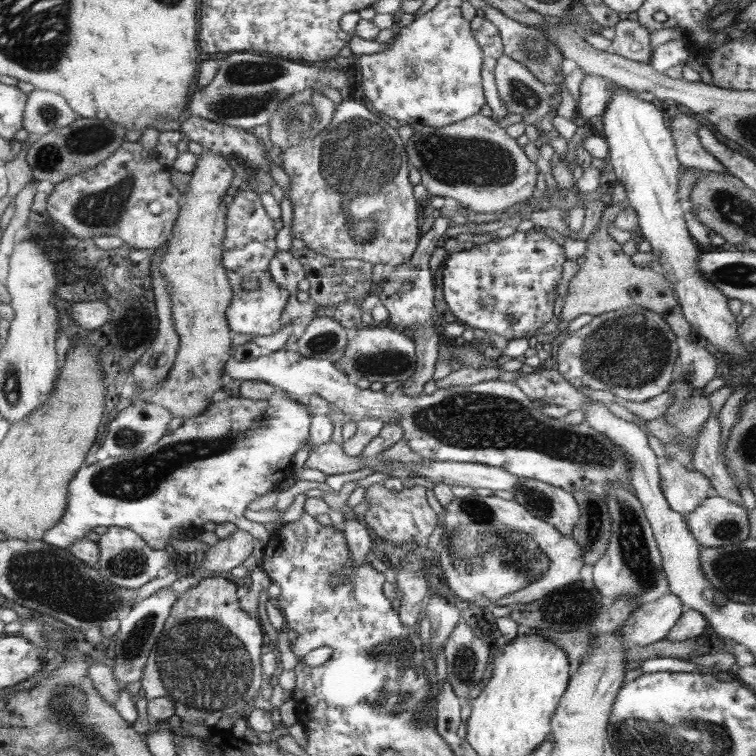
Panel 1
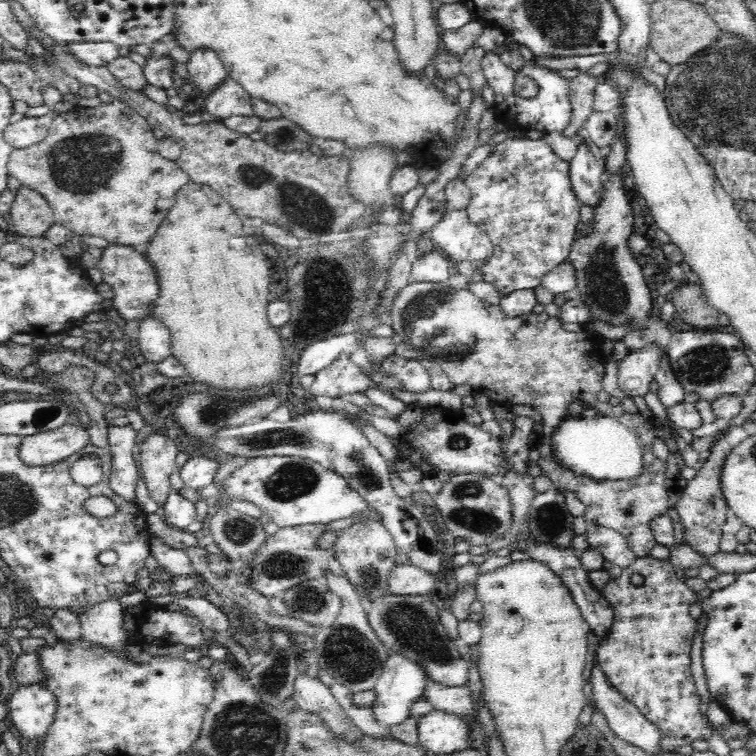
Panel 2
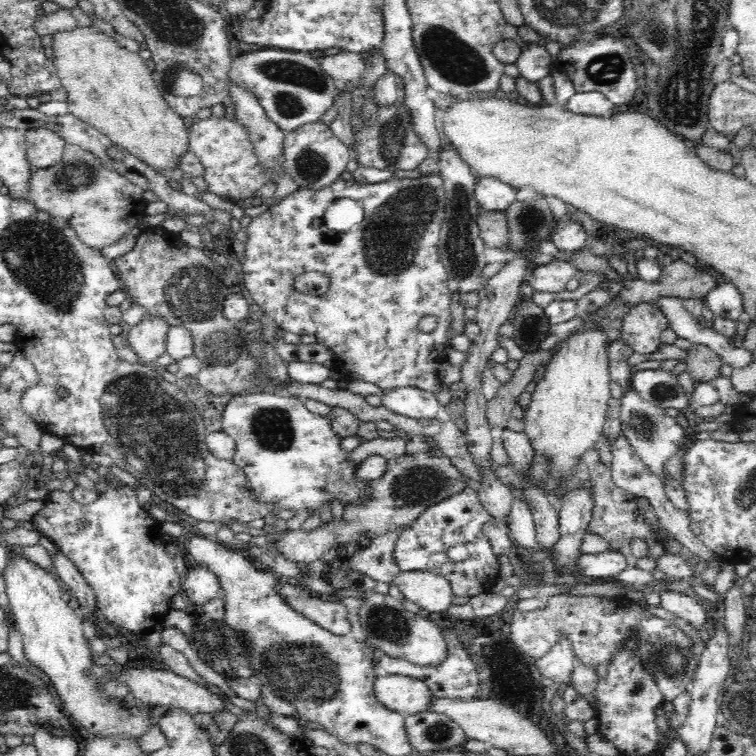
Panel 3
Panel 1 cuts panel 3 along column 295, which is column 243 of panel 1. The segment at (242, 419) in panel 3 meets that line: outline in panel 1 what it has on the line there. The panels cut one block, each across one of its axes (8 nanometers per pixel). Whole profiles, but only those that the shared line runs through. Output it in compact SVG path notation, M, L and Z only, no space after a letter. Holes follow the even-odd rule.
M277 389L274 395L268 397L268 399L252 400L246 397L228 397L224 400L212 402L206 412L202 412L200 416L194 416L194 418L188 418L182 423L180 428L174 430L174 432L168 433L158 440L154 446L150 446L142 451L135 452L133 455L122 455L119 457L108 457L106 460L96 462L96 464L90 466L82 466L74 476L72 483L69 485L69 502L67 504L67 512L62 515L60 522L56 523L50 530L46 531L46 534L42 537L43 541L48 544L52 544L58 548L69 549L70 545L76 541L76 539L82 539L86 537L86 532L94 531L96 526L120 527L130 528L137 532L145 541L147 541L155 549L162 550L169 548L168 540L172 536L174 529L186 529L199 532L202 530L202 526L205 522L215 522L216 524L222 524L224 522L232 522L236 524L237 528L249 532L253 537L257 538L264 545L269 542L271 534L267 531L262 523L244 520L244 510L246 506L276 490L276 486L280 485L280 482L286 482L293 475L294 469L290 468L292 464L292 458L298 450L302 450L302 444L306 444L306 440L310 438L308 428L312 422L312 407L309 404L305 404L303 400L294 401L290 399L292 395L284 391L284 389Z

